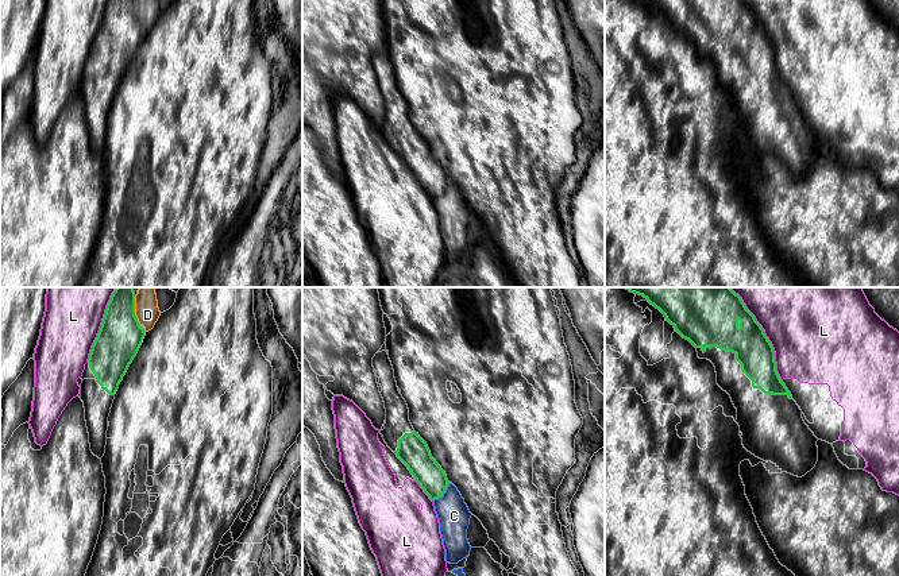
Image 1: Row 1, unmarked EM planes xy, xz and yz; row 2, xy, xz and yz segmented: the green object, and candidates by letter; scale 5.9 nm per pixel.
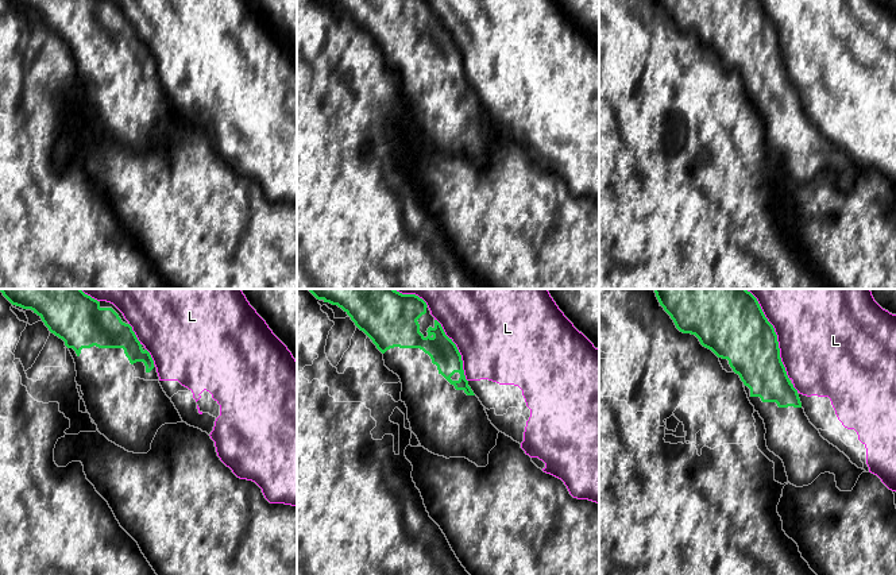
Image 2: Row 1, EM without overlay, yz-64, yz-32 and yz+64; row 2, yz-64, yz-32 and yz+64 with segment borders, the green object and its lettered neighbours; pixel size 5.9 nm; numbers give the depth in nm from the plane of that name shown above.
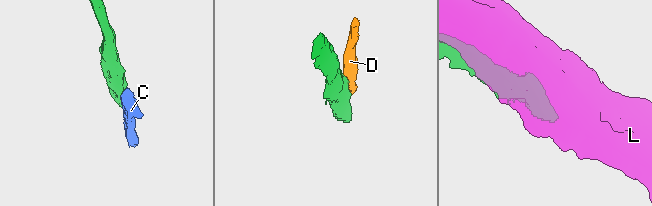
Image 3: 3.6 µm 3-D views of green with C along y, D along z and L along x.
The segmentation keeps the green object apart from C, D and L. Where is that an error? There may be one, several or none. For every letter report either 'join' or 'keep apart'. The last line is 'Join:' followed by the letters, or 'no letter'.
C: keep apart
D: keep apart
L: keep apart
Join: no letter

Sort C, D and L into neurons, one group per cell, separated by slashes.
C D / L

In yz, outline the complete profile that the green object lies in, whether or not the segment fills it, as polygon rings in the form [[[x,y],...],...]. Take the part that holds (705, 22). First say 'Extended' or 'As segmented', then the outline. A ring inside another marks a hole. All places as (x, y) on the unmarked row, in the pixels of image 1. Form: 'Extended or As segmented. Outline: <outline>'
Extended. Outline: [[[649,0],[659,7],[675,28],[688,38],[699,57],[710,58],[717,70],[717,82],[726,89],[737,107],[736,120],[742,131],[744,146],[756,155],[773,161],[782,170],[802,175],[818,159],[818,136],[802,116],[802,108],[782,80],[775,59],[775,49],[755,13],[744,0]]]

